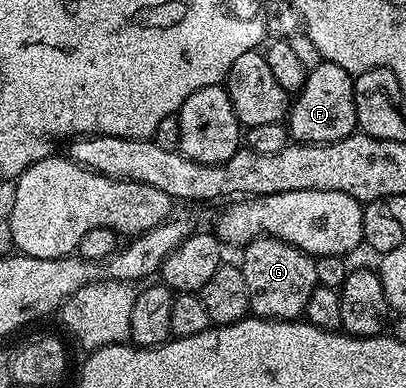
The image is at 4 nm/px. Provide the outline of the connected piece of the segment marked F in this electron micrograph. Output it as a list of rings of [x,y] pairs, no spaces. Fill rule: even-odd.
[[[325,61],[307,70],[304,85],[293,96],[288,112],[291,140],[296,143],[331,143],[355,134],[357,126],[354,76],[340,69],[340,65]]]

